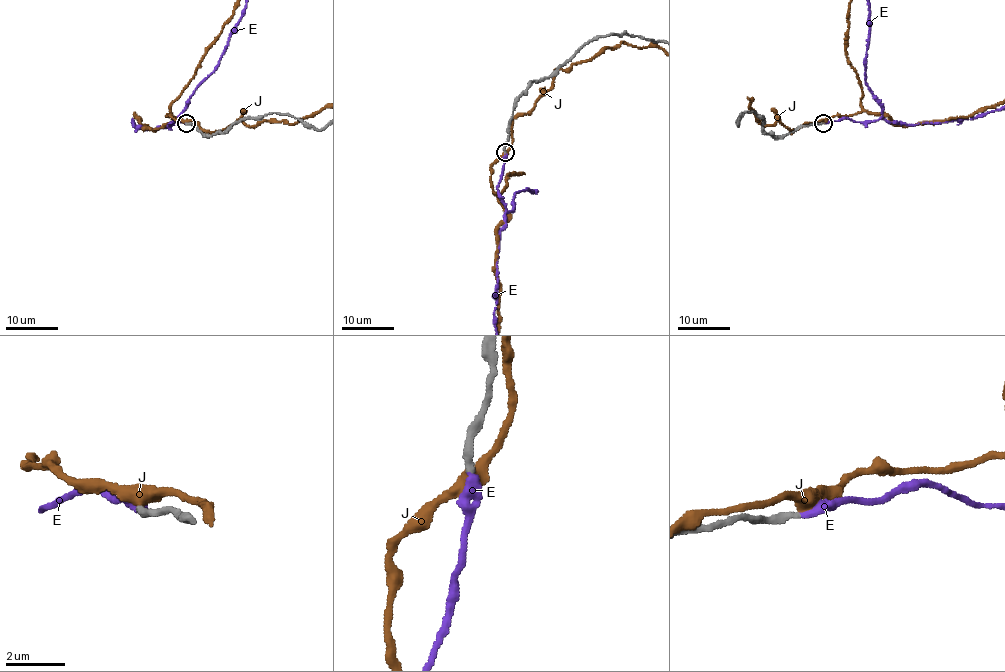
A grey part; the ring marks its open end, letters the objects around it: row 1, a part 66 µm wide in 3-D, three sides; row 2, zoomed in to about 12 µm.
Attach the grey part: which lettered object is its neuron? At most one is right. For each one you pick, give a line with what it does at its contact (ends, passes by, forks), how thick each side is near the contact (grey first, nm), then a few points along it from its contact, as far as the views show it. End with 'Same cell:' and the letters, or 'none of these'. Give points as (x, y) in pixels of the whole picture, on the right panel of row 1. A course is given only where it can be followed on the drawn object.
E: It ends there. Thickness 240 nm (grey) against 340 nm
Same cell: E

